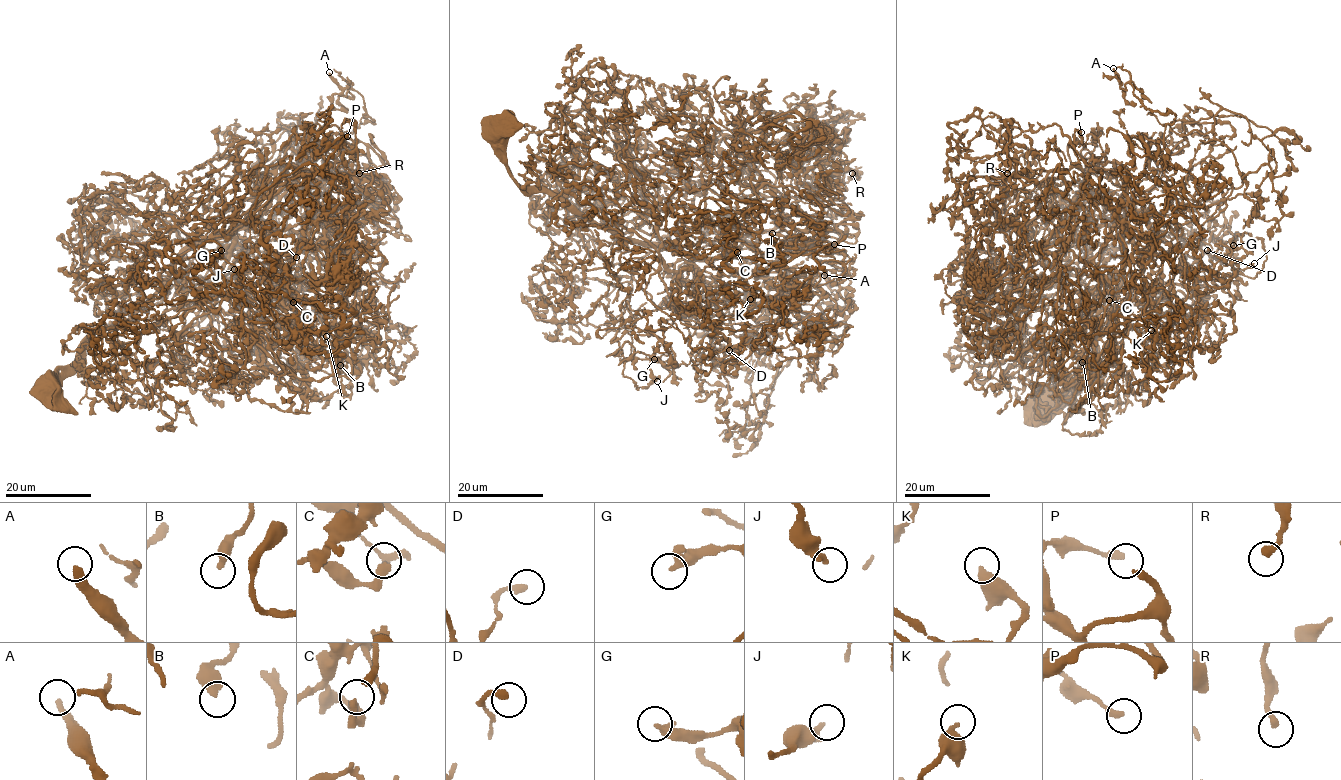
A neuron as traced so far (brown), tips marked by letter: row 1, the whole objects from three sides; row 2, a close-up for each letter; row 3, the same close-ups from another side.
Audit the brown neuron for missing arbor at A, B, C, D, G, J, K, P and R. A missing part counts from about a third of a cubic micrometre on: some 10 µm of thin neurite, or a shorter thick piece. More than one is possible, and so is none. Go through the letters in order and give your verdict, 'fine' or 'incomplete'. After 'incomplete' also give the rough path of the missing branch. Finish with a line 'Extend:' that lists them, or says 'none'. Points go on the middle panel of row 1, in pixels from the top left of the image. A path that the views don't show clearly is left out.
A: fine
B: fine
C: fine
D: fine
G: fine
J: fine
K: incomplete; missing branch runs (750, 299), (738, 314), (733, 315), (738, 311)
P: fine
R: fine
Extend: K

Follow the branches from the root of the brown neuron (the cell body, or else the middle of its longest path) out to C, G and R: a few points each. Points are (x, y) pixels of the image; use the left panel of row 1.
C: (48, 391), (93, 336), (215, 236), (259, 225), (268, 269), (290, 292), (282, 302), (293, 302)
G: (48, 391), (193, 246), (234, 245), (203, 277), (190, 262), (187, 302), (245, 258), (221, 250)
R: (48, 391), (189, 249), (249, 227), (288, 168), (346, 183), (337, 166), (356, 152), (359, 173)

